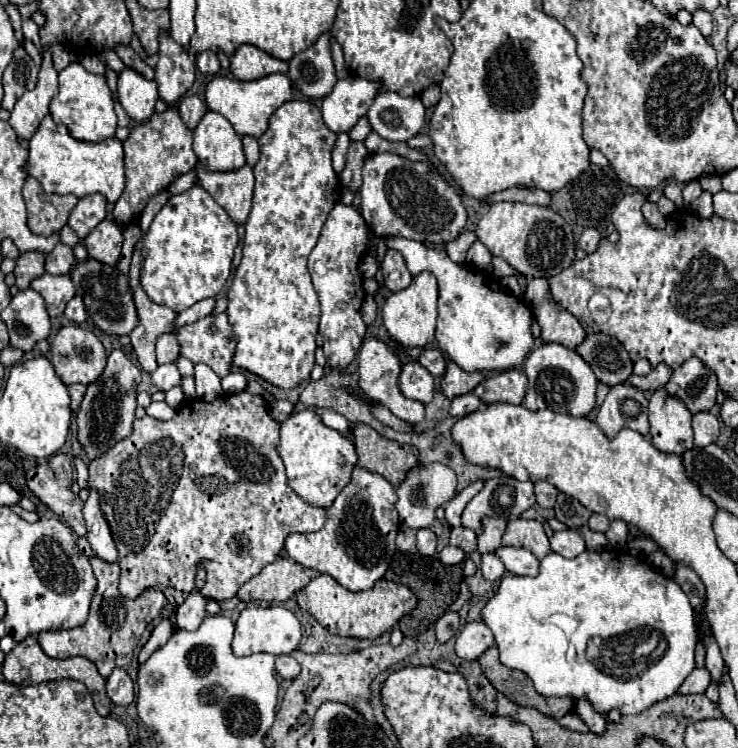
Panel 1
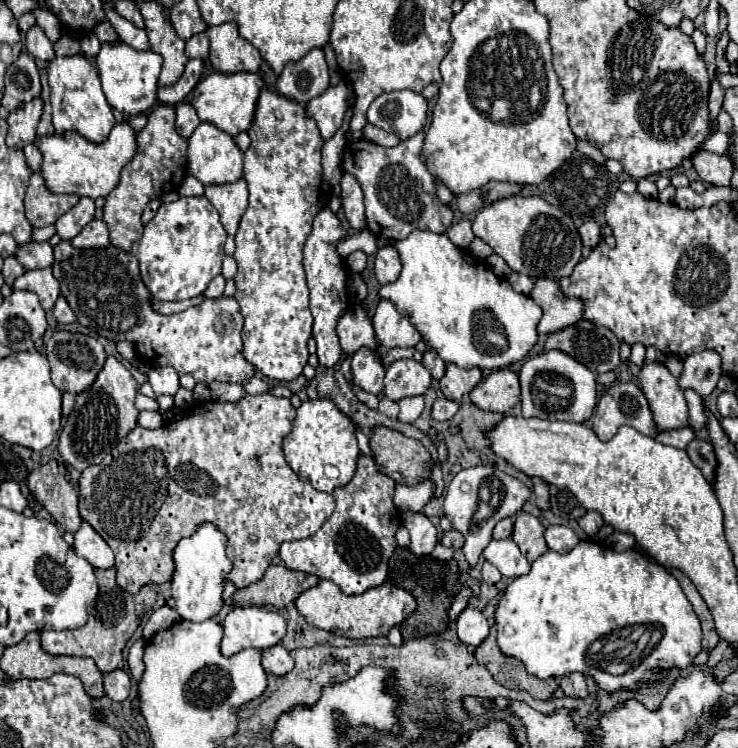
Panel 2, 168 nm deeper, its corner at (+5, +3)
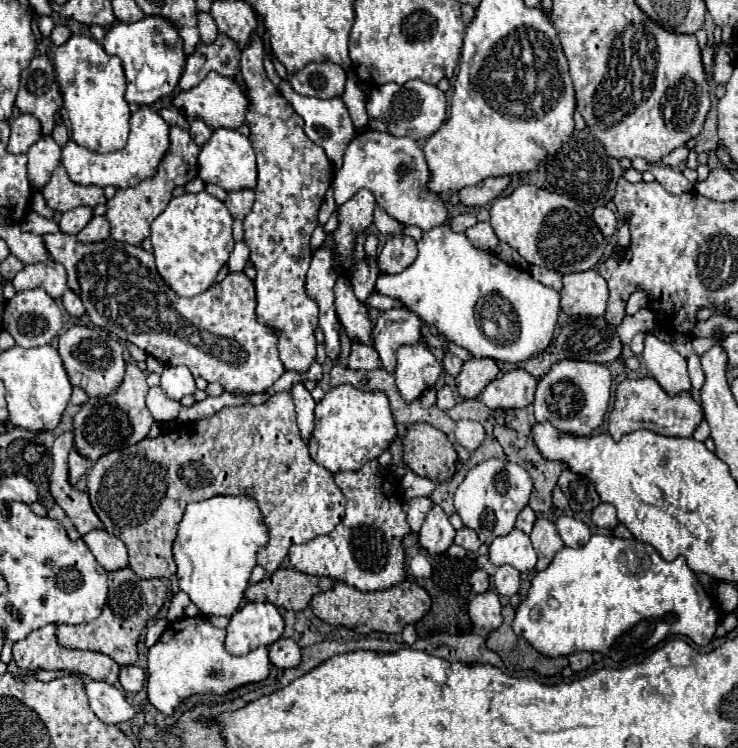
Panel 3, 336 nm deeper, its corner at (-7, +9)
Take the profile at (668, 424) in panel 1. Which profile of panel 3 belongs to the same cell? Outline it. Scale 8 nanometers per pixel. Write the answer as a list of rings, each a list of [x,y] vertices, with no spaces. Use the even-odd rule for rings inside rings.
[[[652,332],[644,336],[642,360],[648,372],[654,376],[654,380],[670,396],[674,396],[676,392],[688,392],[692,388],[688,380],[686,360],[672,348],[670,342],[656,338]]]

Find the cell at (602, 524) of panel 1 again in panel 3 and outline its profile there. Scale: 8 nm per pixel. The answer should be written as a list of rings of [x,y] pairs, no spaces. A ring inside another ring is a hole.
[[[598,504],[598,506],[592,510],[592,522],[594,522],[598,528],[606,528],[606,530],[616,528],[616,524],[618,524],[616,508],[614,508],[612,504]]]

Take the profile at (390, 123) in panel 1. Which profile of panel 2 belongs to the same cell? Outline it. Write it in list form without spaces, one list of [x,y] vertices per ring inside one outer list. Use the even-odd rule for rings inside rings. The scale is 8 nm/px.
[[[400,90],[380,94],[370,104],[366,118],[370,124],[386,132],[394,132],[400,136],[400,140],[406,140],[424,128],[426,114],[428,104],[420,94],[412,90]]]

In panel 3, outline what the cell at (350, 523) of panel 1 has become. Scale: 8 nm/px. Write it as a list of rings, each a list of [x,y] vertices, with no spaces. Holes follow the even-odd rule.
[[[370,460],[356,472],[334,474],[334,482],[346,500],[346,516],[330,534],[290,548],[288,556],[294,570],[340,580],[360,592],[386,590],[406,580],[402,538],[410,532],[410,526],[394,478],[388,472],[378,476],[376,470],[378,460]]]

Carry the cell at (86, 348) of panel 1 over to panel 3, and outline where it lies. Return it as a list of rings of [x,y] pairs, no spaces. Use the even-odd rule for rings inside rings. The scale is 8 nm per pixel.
[[[72,326],[68,332],[58,336],[58,354],[64,362],[70,384],[82,388],[88,396],[108,396],[120,388],[126,370],[122,352],[120,342],[112,340],[110,334],[98,326]]]

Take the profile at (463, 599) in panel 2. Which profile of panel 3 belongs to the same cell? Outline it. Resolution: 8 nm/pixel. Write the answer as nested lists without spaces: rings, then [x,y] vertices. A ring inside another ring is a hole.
[[[476,570],[470,576],[470,586],[472,586],[472,592],[476,592],[476,594],[486,592],[488,590],[488,584],[490,584],[490,576],[484,570]]]

